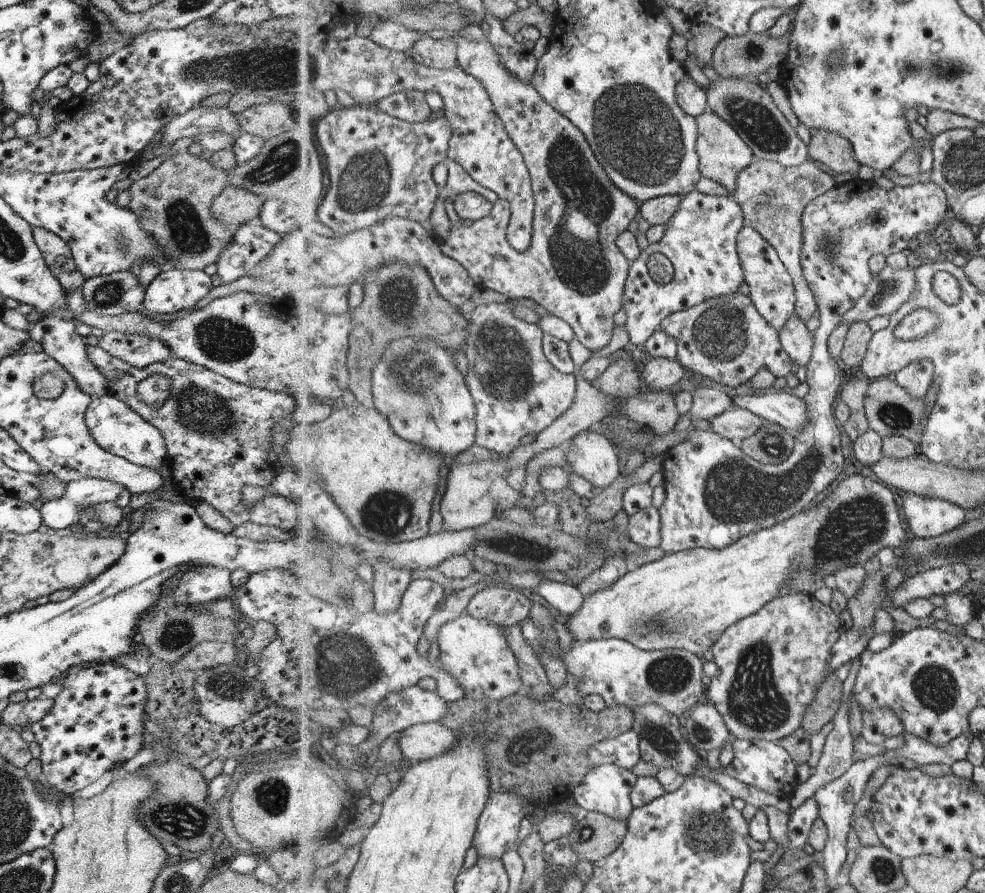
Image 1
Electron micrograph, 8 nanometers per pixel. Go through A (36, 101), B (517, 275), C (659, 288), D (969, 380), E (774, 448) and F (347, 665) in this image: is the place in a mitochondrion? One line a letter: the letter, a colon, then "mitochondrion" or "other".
A: other
B: other
C: other
D: mitochondrion
E: mitochondrion
F: mitochondrion

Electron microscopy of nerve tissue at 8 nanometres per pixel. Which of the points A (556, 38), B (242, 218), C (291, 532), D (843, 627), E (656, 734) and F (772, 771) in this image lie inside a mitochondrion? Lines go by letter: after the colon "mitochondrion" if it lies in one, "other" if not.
A: other
B: other
C: other
D: other
E: mitochondrion
F: other

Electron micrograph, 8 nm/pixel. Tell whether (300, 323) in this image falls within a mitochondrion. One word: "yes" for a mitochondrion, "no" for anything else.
no

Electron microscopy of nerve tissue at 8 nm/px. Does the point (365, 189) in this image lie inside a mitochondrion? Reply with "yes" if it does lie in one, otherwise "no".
yes

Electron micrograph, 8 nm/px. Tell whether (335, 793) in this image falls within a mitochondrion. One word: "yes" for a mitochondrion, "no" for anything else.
no

